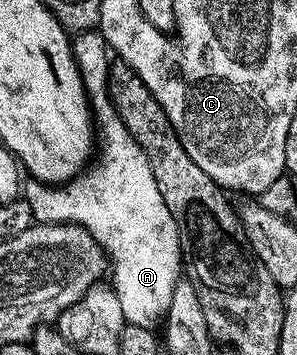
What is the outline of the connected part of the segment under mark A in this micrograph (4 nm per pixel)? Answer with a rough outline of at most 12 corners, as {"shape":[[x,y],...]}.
{"shape":[[101,30],[72,34],[99,126],[92,164],[30,180],[34,222],[105,250],[125,324],[156,330],[181,230],[109,97]]}

